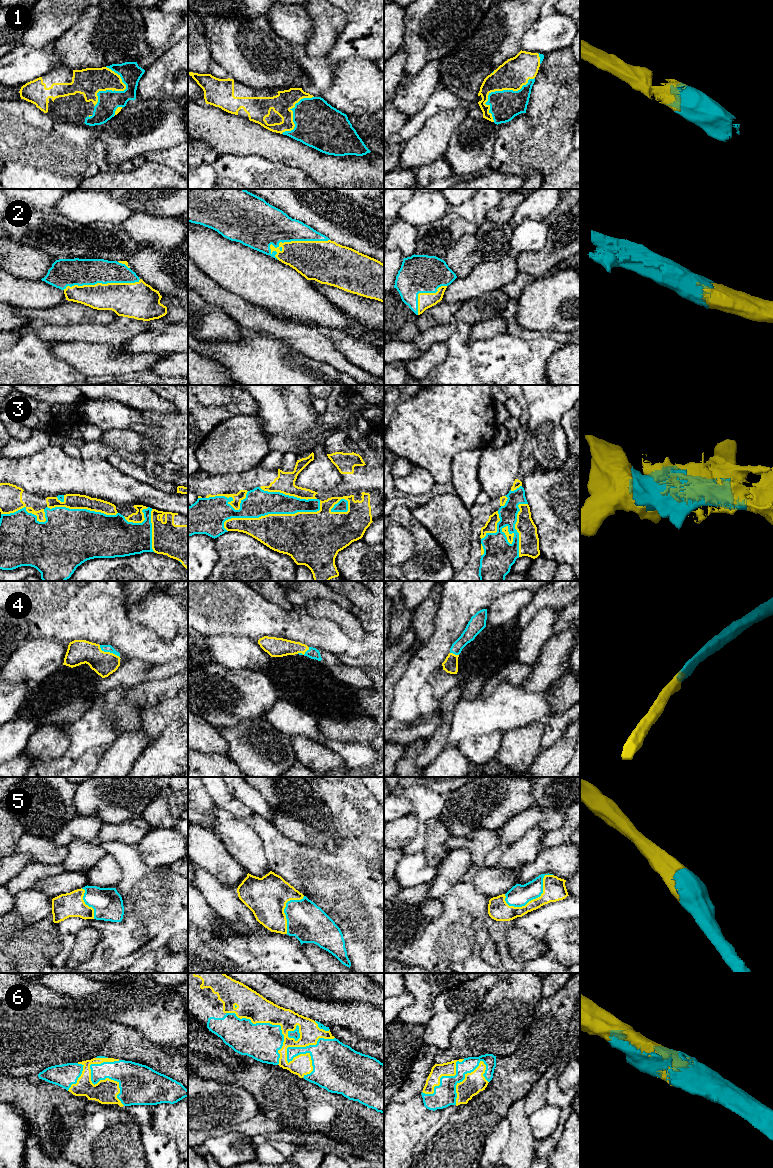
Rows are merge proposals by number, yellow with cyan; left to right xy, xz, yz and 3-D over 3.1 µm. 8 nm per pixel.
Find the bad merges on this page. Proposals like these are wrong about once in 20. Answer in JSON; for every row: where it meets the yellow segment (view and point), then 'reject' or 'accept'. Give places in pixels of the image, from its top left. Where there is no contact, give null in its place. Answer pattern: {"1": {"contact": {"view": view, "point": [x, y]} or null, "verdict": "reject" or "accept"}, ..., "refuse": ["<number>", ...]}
{"1": {"contact": {"view": "yz", "point": [498, 90]}, "verdict": "accept"}, "2": {"contact": {"view": "xz", "point": [297, 241]}, "verdict": "accept"}, "3": {"contact": {"view": "xz", "point": [273, 514]}, "verdict": "accept"}, "4": {"contact": {"view": "xy", "point": [108, 652]}, "verdict": "accept"}, "5": {"contact": {"view": "yz", "point": [536, 898]}, "verdict": "accept"}, "6": {"contact": {"view": "xz", "point": [304, 1046]}, "verdict": "accept"}, "refuse": []}

